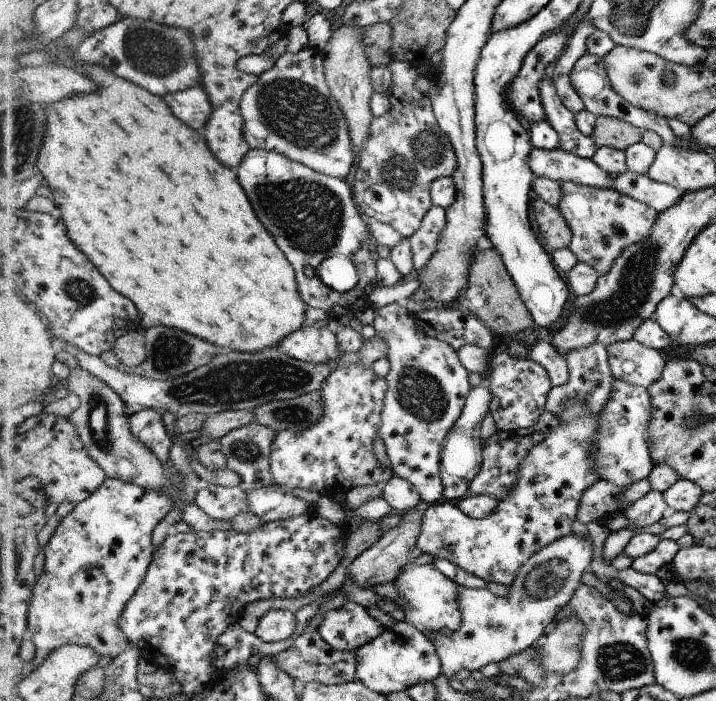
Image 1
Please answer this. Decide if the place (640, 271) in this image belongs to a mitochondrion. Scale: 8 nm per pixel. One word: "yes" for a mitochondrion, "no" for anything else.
yes

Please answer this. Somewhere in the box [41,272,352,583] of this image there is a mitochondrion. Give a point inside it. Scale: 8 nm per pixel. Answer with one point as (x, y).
(240, 381)

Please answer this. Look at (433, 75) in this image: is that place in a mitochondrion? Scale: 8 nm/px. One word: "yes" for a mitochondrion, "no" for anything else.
no

